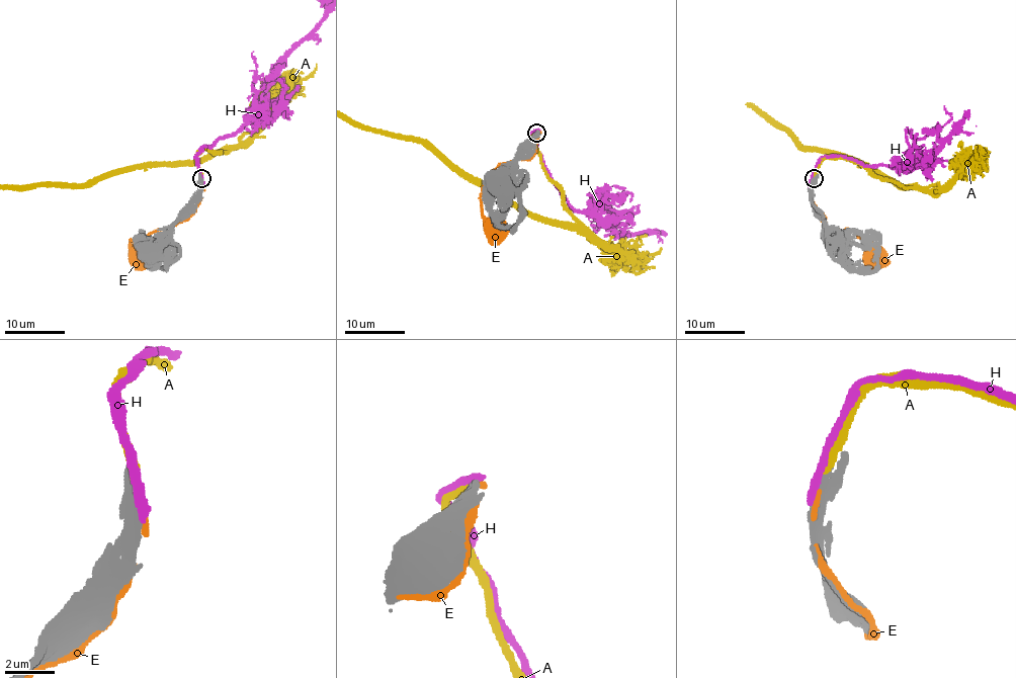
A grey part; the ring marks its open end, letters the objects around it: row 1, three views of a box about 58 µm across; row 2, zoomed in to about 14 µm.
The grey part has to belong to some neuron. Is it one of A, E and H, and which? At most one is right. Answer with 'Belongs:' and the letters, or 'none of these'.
Belongs: A

